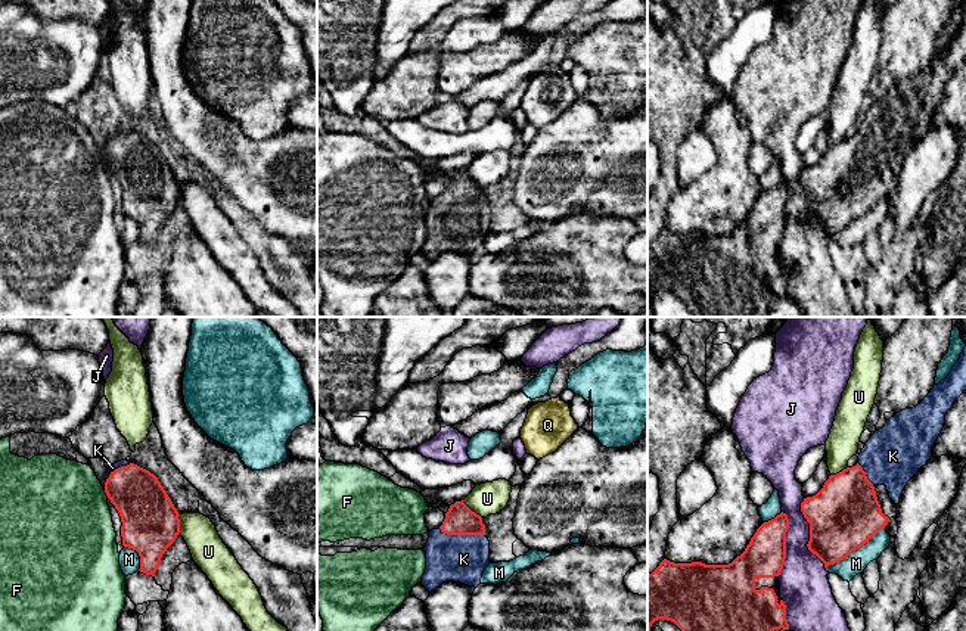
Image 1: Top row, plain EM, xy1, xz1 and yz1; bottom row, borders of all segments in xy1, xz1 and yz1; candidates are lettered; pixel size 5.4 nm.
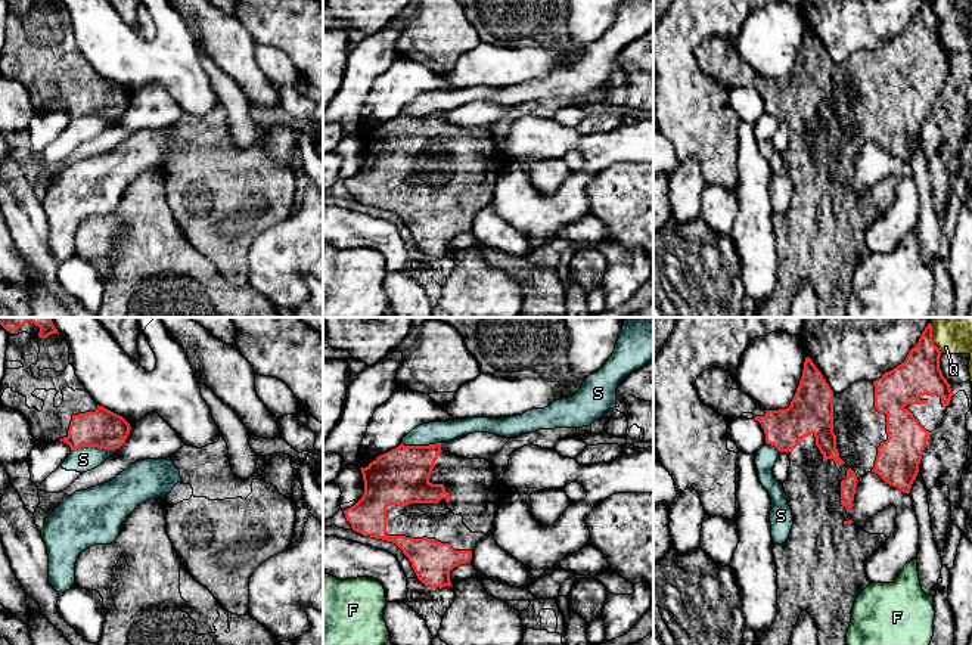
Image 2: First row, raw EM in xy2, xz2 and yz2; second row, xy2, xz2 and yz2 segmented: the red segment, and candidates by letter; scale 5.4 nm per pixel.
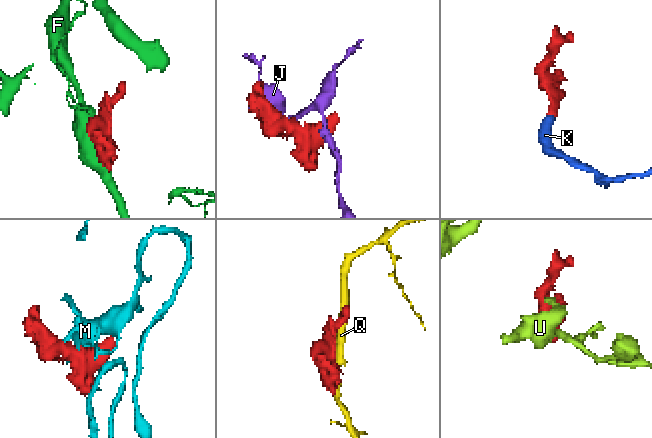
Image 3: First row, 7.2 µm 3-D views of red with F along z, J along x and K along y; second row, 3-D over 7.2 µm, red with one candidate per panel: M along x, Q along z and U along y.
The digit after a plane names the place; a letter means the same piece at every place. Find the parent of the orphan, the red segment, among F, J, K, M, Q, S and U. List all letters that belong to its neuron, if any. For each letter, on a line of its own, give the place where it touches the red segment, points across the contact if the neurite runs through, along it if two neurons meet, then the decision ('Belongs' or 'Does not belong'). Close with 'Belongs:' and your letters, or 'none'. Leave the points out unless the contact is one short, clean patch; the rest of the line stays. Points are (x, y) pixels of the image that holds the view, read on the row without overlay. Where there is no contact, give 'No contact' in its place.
F: Touches red at xy1 (106, 164). Does not belong
J: Touches red at yz1 (810, 205). Does not belong
K: Touches red at xz1 (462, 204). Path across: xz1 (459, 189), (462, 204), (463, 229). Belongs
M: Touches red at yz1 (854, 220). Does not belong
Q: Touches red at yz2 (932, 12). Does not belong
S: Touches red at xy2 (93, 115). Boundary: xy2 (117, 117), (74, 117), (71, 120). Does not belong
U: Touches red at xz1 (471, 180). Does not belong
Belongs: K

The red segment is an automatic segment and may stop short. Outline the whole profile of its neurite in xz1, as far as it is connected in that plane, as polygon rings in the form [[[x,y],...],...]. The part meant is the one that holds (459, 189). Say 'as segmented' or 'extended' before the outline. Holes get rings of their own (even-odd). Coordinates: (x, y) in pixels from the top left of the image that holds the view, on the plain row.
extended | [[[463,170],[450,175],[438,199],[429,201],[423,221],[426,239],[420,252],[429,262],[447,251],[476,258],[491,233],[482,187]]]

